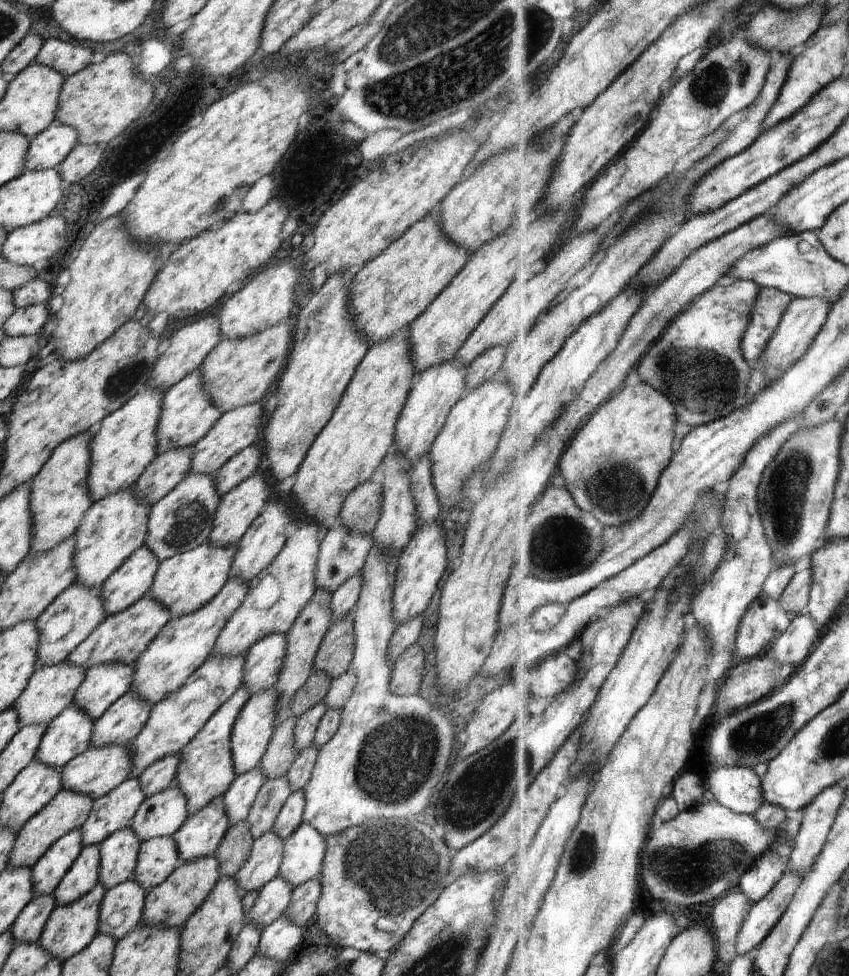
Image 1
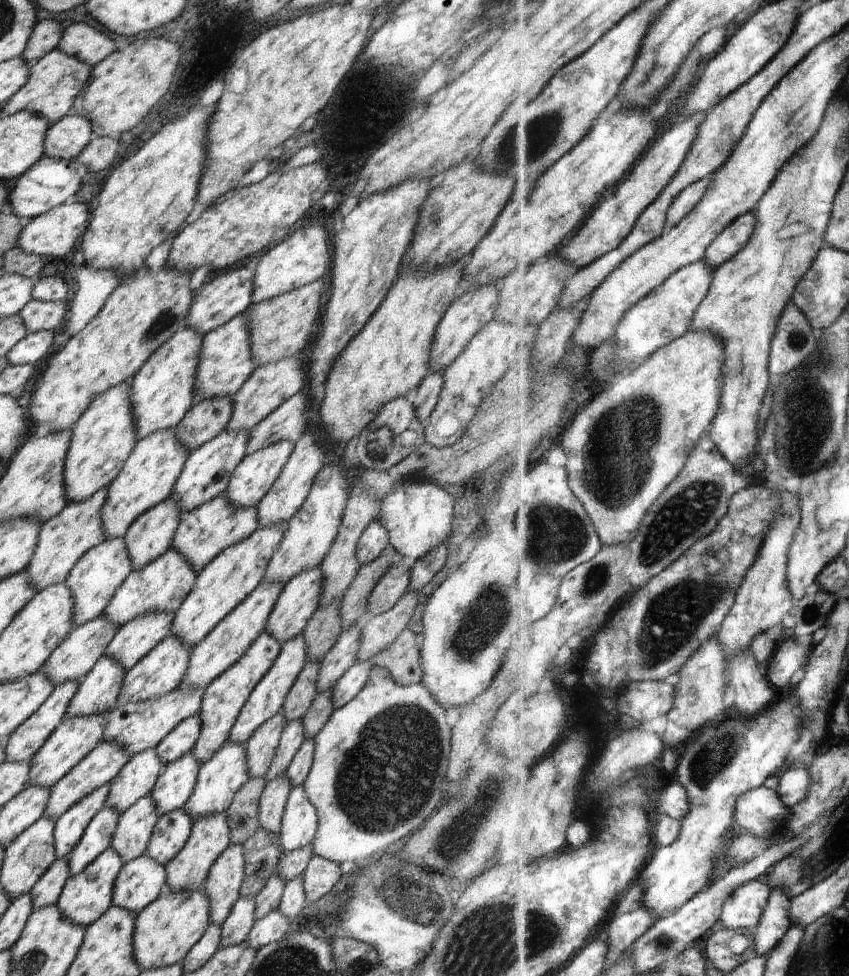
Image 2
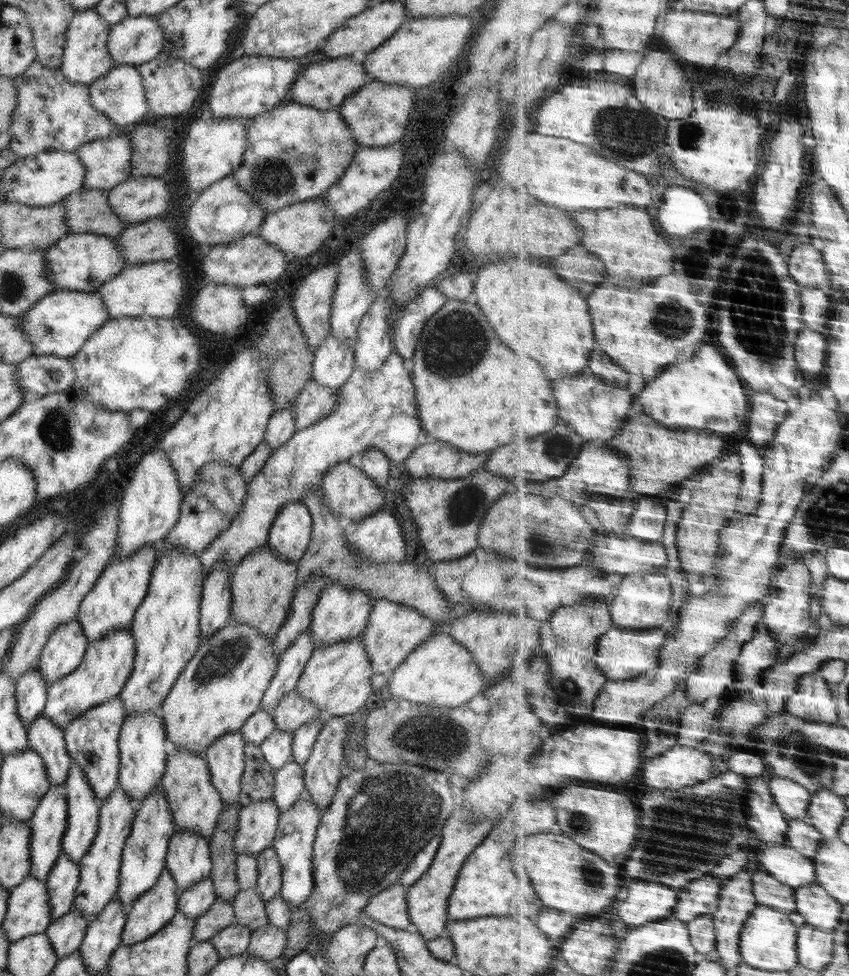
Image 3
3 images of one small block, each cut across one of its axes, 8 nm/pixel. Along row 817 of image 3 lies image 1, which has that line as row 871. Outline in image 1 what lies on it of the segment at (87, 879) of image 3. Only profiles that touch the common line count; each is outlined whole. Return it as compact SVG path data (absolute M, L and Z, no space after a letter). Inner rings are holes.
M130 827L107 837L99 845L99 880L107 890L133 878L142 841Z

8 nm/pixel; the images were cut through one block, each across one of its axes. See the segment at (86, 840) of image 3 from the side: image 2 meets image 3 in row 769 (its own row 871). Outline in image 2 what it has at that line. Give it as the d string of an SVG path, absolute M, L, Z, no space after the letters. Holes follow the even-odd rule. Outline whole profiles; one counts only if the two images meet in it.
M104 807L90 820L82 838L67 859L72 877L82 872L110 847L120 815L114 808Z

